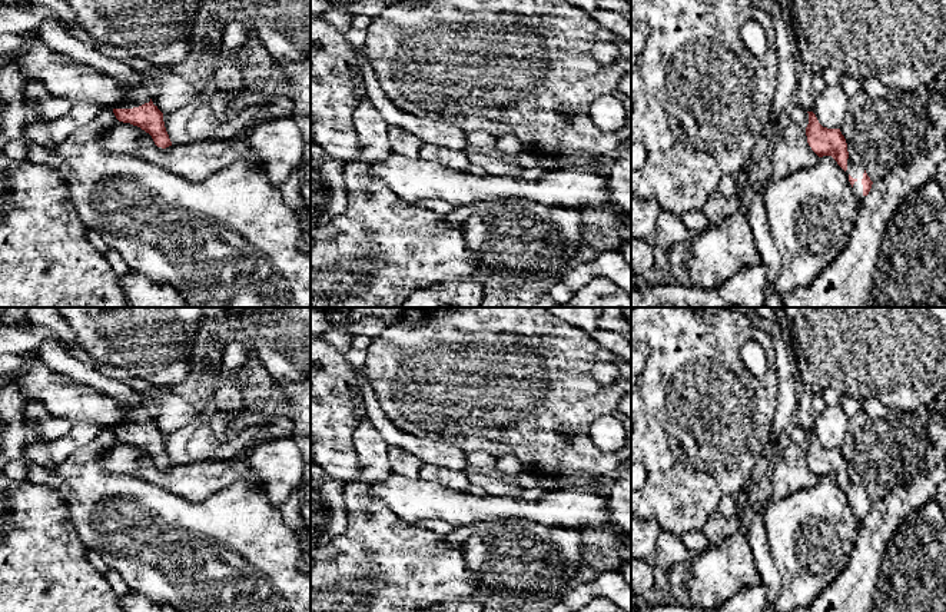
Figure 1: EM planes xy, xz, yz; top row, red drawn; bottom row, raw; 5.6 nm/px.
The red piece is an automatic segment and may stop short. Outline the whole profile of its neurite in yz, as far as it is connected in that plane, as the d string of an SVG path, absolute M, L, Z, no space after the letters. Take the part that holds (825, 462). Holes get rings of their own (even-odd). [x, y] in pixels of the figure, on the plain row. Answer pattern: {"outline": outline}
{"outline": "M813 432L807 433L809 445L806 448L806 456L809 466L819 478L832 476L837 482L849 496L856 519L862 520L869 515L873 502L863 486L849 478L847 463L840 449L823 448Z"}

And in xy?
{"outline": "M116 400L116 403L123 409L123 420L112 426L116 439L149 453L157 468L166 469L172 466L163 433L153 425L146 408L126 400Z"}

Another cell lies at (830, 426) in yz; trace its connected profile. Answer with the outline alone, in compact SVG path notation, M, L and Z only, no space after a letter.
M827 405L816 416L813 433L819 443L827 449L840 449L847 438L849 416L839 405Z

